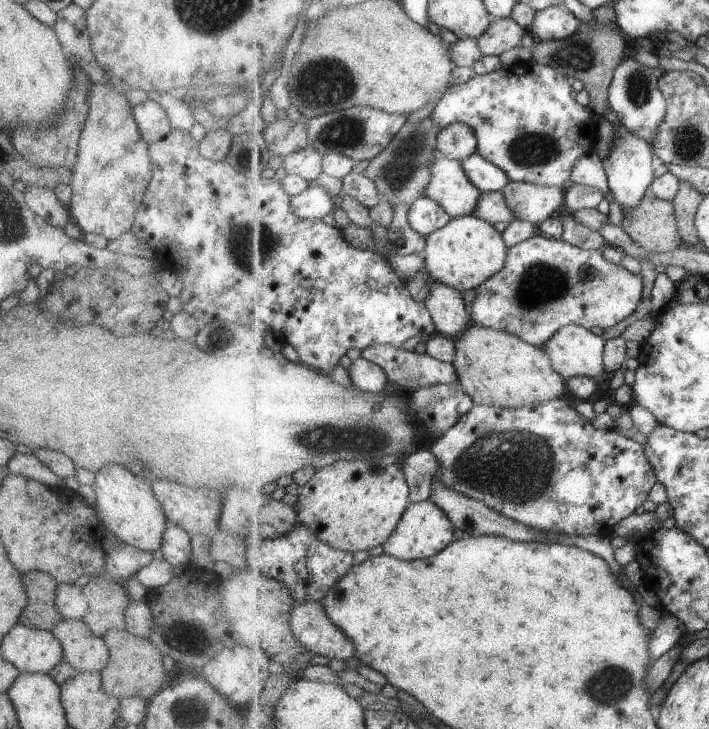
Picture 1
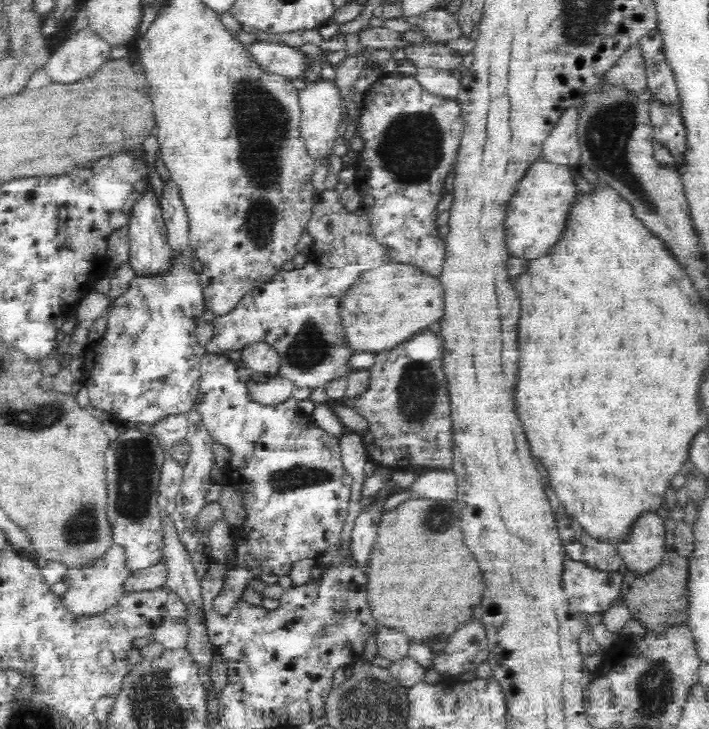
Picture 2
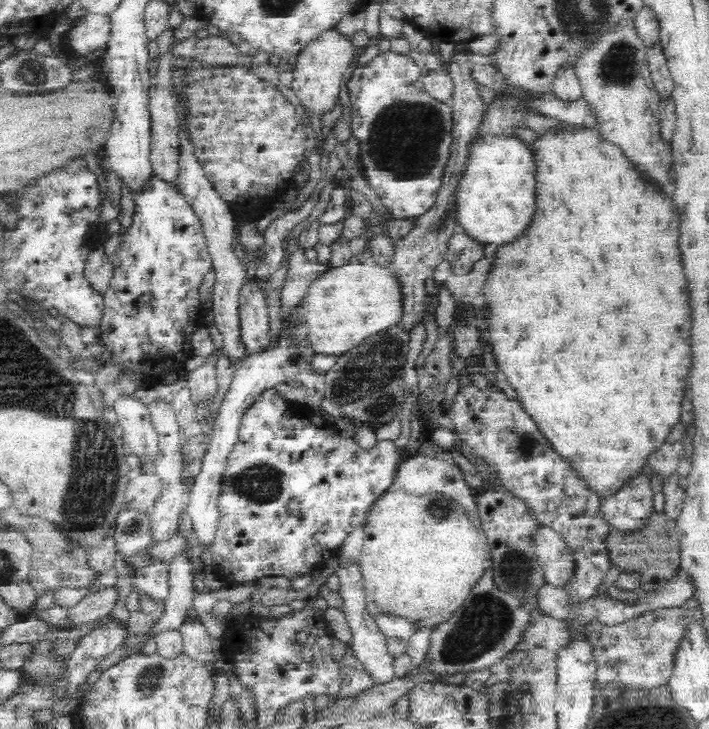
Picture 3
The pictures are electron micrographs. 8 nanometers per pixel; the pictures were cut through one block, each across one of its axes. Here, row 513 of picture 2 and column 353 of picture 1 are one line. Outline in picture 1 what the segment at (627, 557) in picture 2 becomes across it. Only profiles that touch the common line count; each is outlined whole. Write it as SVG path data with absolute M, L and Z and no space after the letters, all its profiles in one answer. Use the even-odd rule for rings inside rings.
M295 601L293 612L291 613L291 628L295 636L315 655L323 655L325 657L337 658L341 660L349 660L355 658L357 648L355 642L348 638L343 629L338 628L337 624L333 624L333 620L327 616L325 606L322 602L305 602L301 604Z

